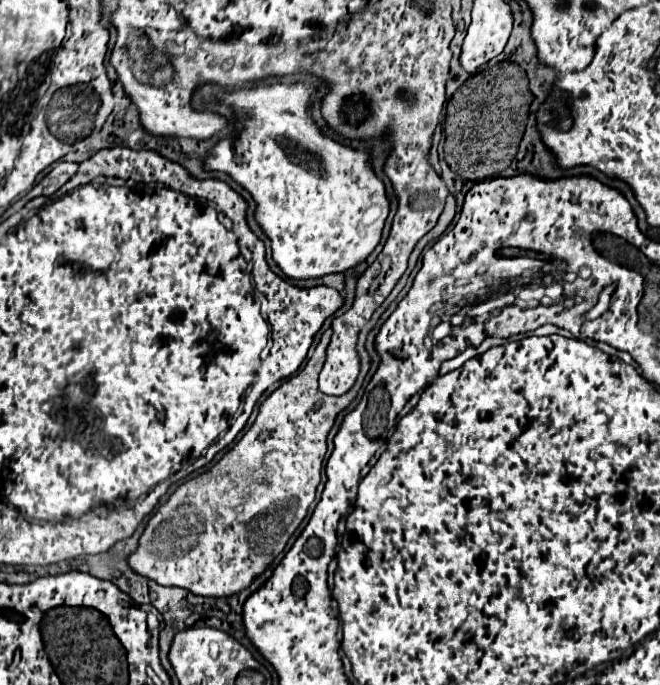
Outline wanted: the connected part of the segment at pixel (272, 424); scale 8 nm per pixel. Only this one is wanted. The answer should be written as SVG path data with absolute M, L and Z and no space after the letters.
M328 329L328 331L324 333L324 339L322 339L320 345L314 349L314 353L312 353L312 357L306 361L304 369L302 369L298 375L294 375L294 377L290 377L288 381L284 381L284 383L260 405L260 413L258 413L254 425L244 433L244 437L242 437L242 439L240 439L216 465L212 465L212 467L210 467L208 471L204 471L202 475L192 477L192 479L188 479L186 483L182 483L182 485L168 497L168 501L166 501L164 505L158 507L158 511L156 511L156 513L150 517L150 521L146 523L146 529L144 529L140 541L138 541L138 549L136 549L134 553L128 555L128 567L130 567L134 573L138 573L138 575L142 575L142 577L146 577L146 579L150 579L150 581L156 581L158 585L164 585L164 587L182 587L182 589L186 589L186 591L190 591L190 593L194 593L194 595L220 599L220 597L230 597L230 595L236 595L236 593L248 589L248 587L252 585L252 581L254 581L258 575L262 575L262 573L272 565L274 557L280 555L280 553L284 551L288 539L290 539L290 537L294 535L294 531L300 527L300 523L302 523L304 517L308 515L308 509L310 509L310 505L312 505L312 501L314 501L316 487L318 487L318 483L320 483L322 461L324 461L324 455L326 455L326 449L328 449L328 447L326 447L328 433L330 433L330 429L332 429L332 425L334 425L338 413L344 411L344 409L354 401L354 397L356 397L356 393L358 393L358 391L348 391L348 393L342 395L342 397L330 397L330 395L320 393L320 389L318 389L318 373L320 373L320 369L322 369L322 365L324 365L324 361L326 361L326 347L328 347L328 343L330 343L330 337L332 337L332 329Z

